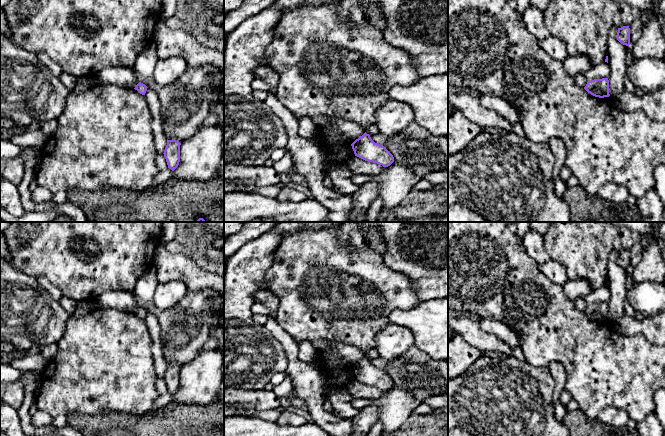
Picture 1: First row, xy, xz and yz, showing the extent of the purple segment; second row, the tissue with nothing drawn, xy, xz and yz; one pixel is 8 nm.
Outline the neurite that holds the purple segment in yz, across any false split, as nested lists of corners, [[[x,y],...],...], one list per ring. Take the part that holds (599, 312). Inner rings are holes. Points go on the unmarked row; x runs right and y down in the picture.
[[[608,302],[588,305],[584,313],[595,321],[604,322],[610,320]]]

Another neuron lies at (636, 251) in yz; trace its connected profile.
[[[639,243],[633,246],[630,252],[630,269],[628,270],[628,274],[632,274],[632,269],[638,265],[641,260],[642,253],[644,247]]]

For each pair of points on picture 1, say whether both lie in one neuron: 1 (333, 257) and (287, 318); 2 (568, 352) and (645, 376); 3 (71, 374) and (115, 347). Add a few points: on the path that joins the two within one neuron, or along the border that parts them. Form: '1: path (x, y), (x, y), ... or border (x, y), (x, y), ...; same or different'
1: path (329, 272), (302, 304); same
2: path (587, 352), (590, 352), (606, 368), (626, 371); same
3: path (82, 370), (92, 370), (104, 358); same

